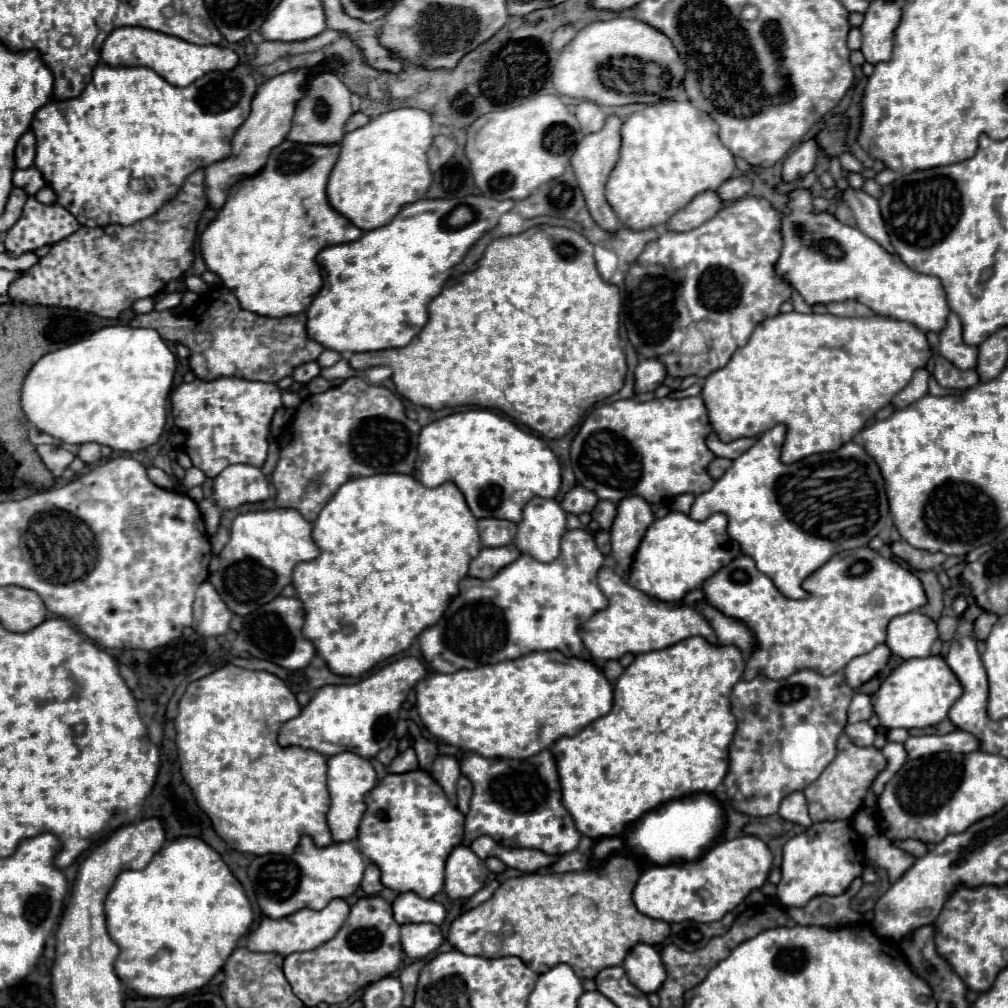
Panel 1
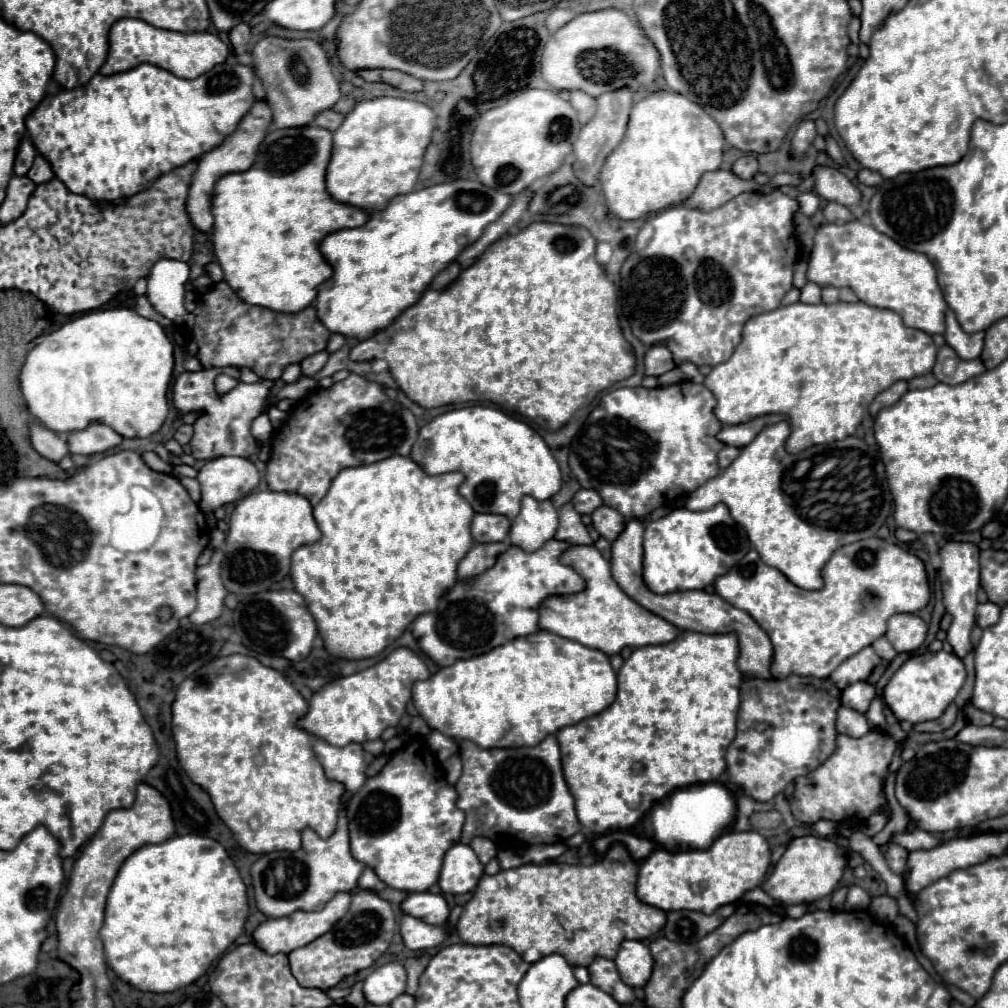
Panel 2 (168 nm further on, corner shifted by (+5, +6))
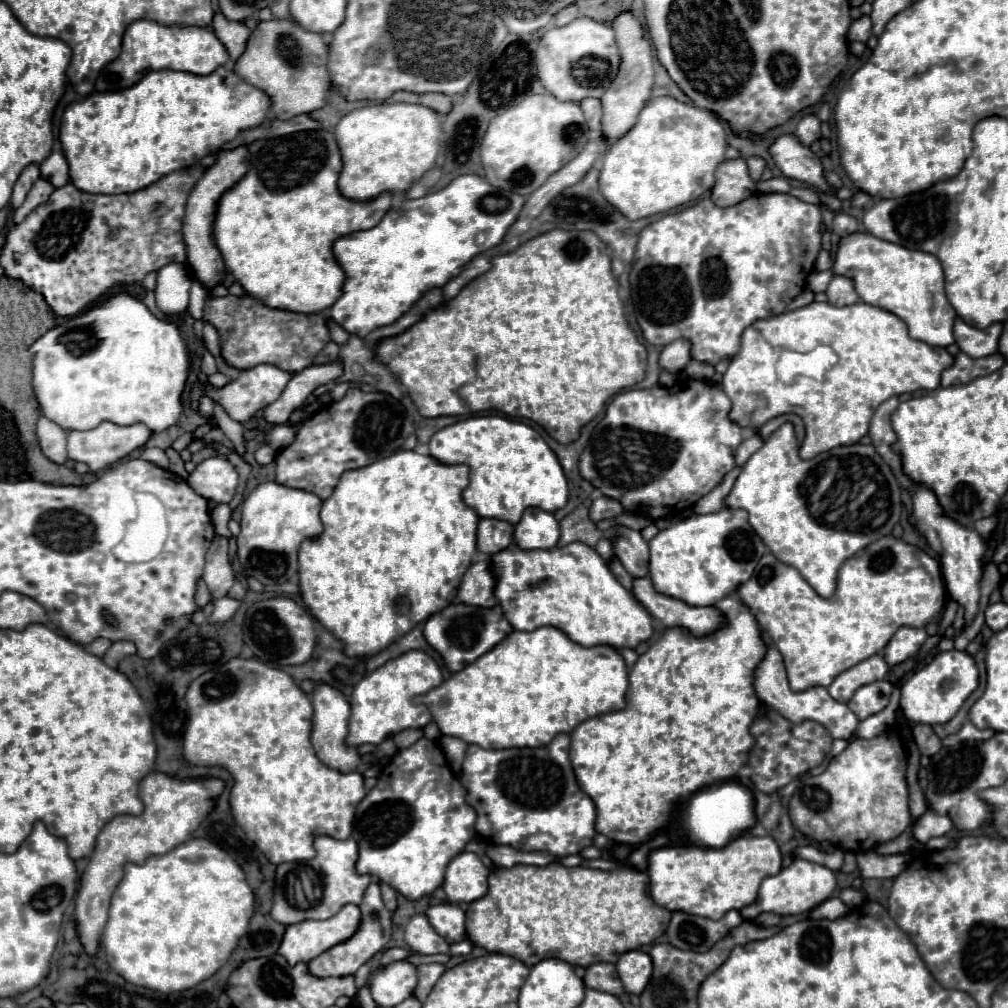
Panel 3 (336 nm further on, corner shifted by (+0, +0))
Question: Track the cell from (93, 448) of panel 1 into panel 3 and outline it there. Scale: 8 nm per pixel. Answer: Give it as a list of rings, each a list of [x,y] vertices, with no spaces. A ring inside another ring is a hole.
[[[100,423],[96,429],[90,431],[70,431],[68,433],[68,459],[86,463],[90,471],[100,471],[106,469],[108,465],[120,461],[122,457],[130,455],[134,449],[144,447],[146,441],[150,439],[152,431],[144,423],[136,423],[130,427],[120,427],[114,423]]]

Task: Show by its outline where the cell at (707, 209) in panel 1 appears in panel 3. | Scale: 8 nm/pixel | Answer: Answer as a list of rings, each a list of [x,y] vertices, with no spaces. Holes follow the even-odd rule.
[[[742,157],[728,159],[718,165],[716,185],[712,187],[712,201],[718,207],[736,205],[754,193],[756,193],[756,181],[750,179],[746,161]]]

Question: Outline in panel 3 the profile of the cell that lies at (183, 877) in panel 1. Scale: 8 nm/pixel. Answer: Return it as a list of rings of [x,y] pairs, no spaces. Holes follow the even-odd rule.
[[[196,837],[166,855],[146,859],[142,865],[124,865],[124,877],[110,901],[102,947],[108,965],[128,983],[160,993],[184,991],[212,977],[228,961],[253,914],[254,893],[246,883],[244,871],[216,843]]]

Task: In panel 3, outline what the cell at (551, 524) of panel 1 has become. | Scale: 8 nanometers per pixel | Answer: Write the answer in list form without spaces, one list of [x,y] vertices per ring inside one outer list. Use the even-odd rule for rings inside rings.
[[[526,509],[520,523],[514,527],[514,543],[524,551],[552,549],[560,537],[558,521],[542,509]]]

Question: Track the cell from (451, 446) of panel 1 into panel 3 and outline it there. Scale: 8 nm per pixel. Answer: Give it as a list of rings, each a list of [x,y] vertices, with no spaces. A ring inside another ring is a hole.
[[[500,415],[470,417],[470,419],[464,419],[464,421],[458,421],[454,425],[440,429],[438,433],[434,433],[428,445],[430,445],[430,455],[438,459],[440,463],[448,463],[448,465],[464,463],[470,467],[470,485],[464,491],[464,503],[472,507],[480,517],[502,519],[510,525],[516,525],[524,509],[528,507],[538,507],[542,511],[554,513],[562,509],[568,501],[568,481],[558,463],[558,457],[546,445],[542,435],[522,421],[514,421]]]

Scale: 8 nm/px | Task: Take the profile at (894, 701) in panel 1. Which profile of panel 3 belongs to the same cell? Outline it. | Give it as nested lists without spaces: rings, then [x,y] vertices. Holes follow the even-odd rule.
[[[956,649],[944,651],[938,653],[932,659],[932,663],[922,667],[902,685],[900,707],[906,719],[914,723],[928,723],[928,725],[948,723],[976,687],[978,687],[978,667],[974,657],[966,651]]]

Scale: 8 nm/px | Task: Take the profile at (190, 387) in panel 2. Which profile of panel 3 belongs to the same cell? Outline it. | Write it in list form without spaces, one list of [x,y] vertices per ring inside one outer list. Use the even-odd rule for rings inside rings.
[[[258,365],[258,367],[252,367],[252,369],[242,371],[242,373],[238,375],[238,379],[234,379],[232,383],[228,383],[228,385],[222,387],[222,389],[216,389],[216,387],[208,385],[208,389],[202,391],[202,389],[200,389],[200,383],[196,383],[196,385],[192,387],[192,407],[198,409],[198,399],[200,399],[202,393],[206,393],[206,395],[212,397],[214,401],[218,401],[218,403],[224,407],[224,411],[226,411],[234,421],[244,423],[244,421],[248,421],[250,417],[254,417],[258,411],[262,411],[266,405],[274,403],[274,401],[280,397],[280,393],[284,391],[284,387],[288,385],[290,379],[292,379],[292,375],[290,375],[288,371],[282,371],[282,369],[274,367],[274,365]]]

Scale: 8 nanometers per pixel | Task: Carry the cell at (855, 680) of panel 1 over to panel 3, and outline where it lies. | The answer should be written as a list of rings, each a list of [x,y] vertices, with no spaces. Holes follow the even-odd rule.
[[[872,655],[870,659],[866,659],[854,667],[850,667],[848,671],[840,673],[832,681],[828,691],[836,701],[846,703],[846,701],[850,701],[850,697],[854,695],[856,689],[860,689],[862,685],[874,683],[878,679],[884,679],[886,673],[888,673],[888,665],[882,659],[882,655]]]

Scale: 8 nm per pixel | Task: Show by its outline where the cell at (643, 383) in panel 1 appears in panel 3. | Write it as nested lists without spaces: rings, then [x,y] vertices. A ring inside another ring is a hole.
[[[676,339],[674,343],[666,345],[662,349],[662,355],[660,355],[660,365],[662,369],[670,371],[670,373],[676,373],[676,371],[682,371],[688,361],[692,357],[688,357],[690,353],[690,341],[688,339]]]

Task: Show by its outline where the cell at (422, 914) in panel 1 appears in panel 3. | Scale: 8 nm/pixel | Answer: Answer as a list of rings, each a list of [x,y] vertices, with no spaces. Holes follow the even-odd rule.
[[[440,903],[434,905],[426,911],[432,927],[448,941],[448,943],[456,943],[462,939],[468,939],[466,935],[466,915],[464,909],[452,903]]]

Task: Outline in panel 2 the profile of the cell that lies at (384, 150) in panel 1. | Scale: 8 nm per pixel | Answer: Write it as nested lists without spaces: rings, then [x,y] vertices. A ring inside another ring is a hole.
[[[379,97],[361,101],[345,115],[343,125],[333,133],[333,155],[327,167],[329,195],[367,213],[381,211],[401,193],[415,191],[423,153],[431,143],[435,113],[429,105],[413,99]]]

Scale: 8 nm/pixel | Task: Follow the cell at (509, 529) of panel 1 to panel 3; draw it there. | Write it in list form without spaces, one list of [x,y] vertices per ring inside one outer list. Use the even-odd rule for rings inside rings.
[[[480,519],[478,523],[478,551],[494,555],[512,545],[514,527],[500,519]]]

